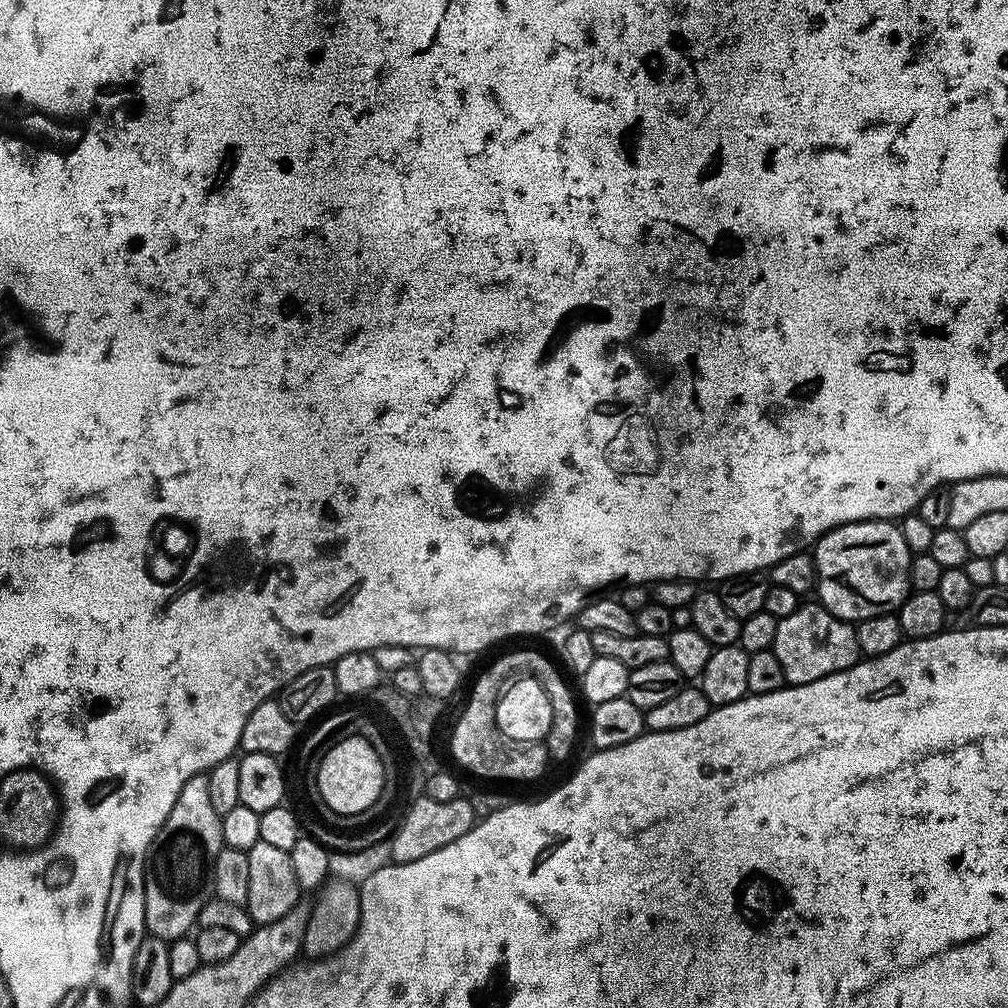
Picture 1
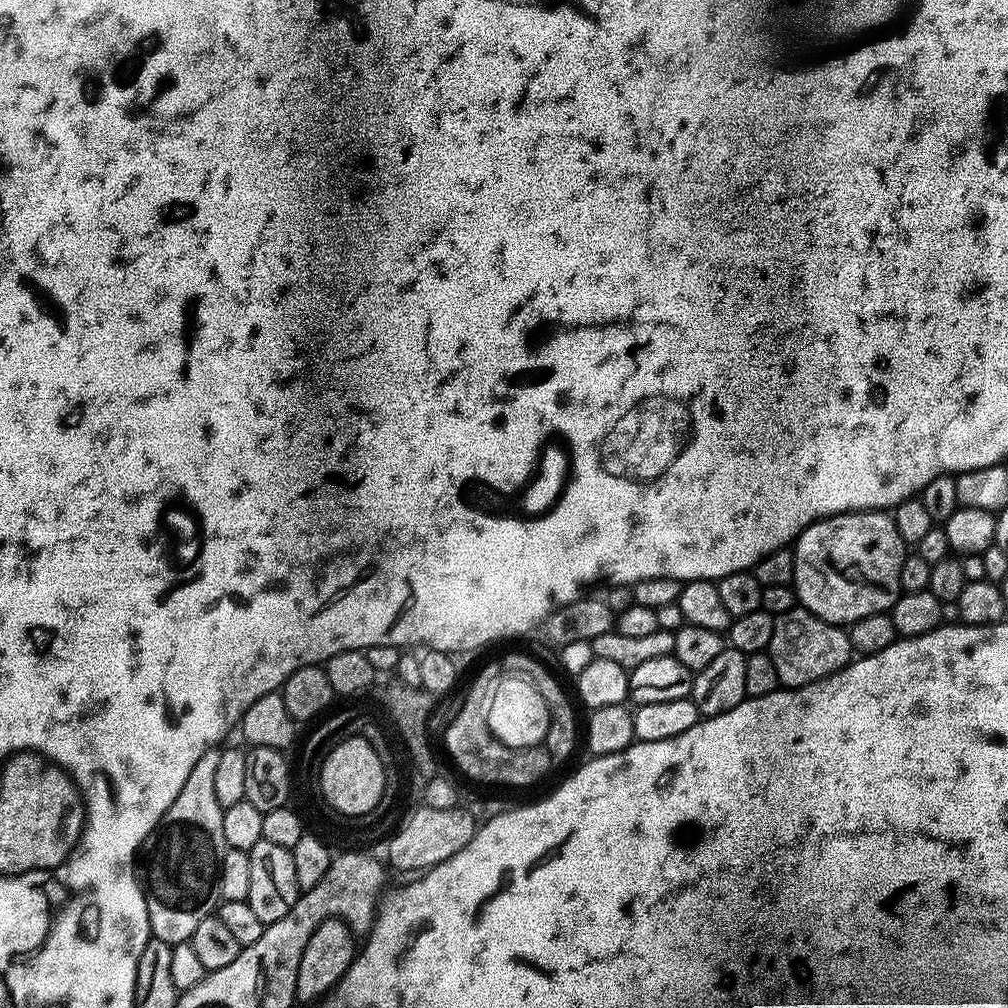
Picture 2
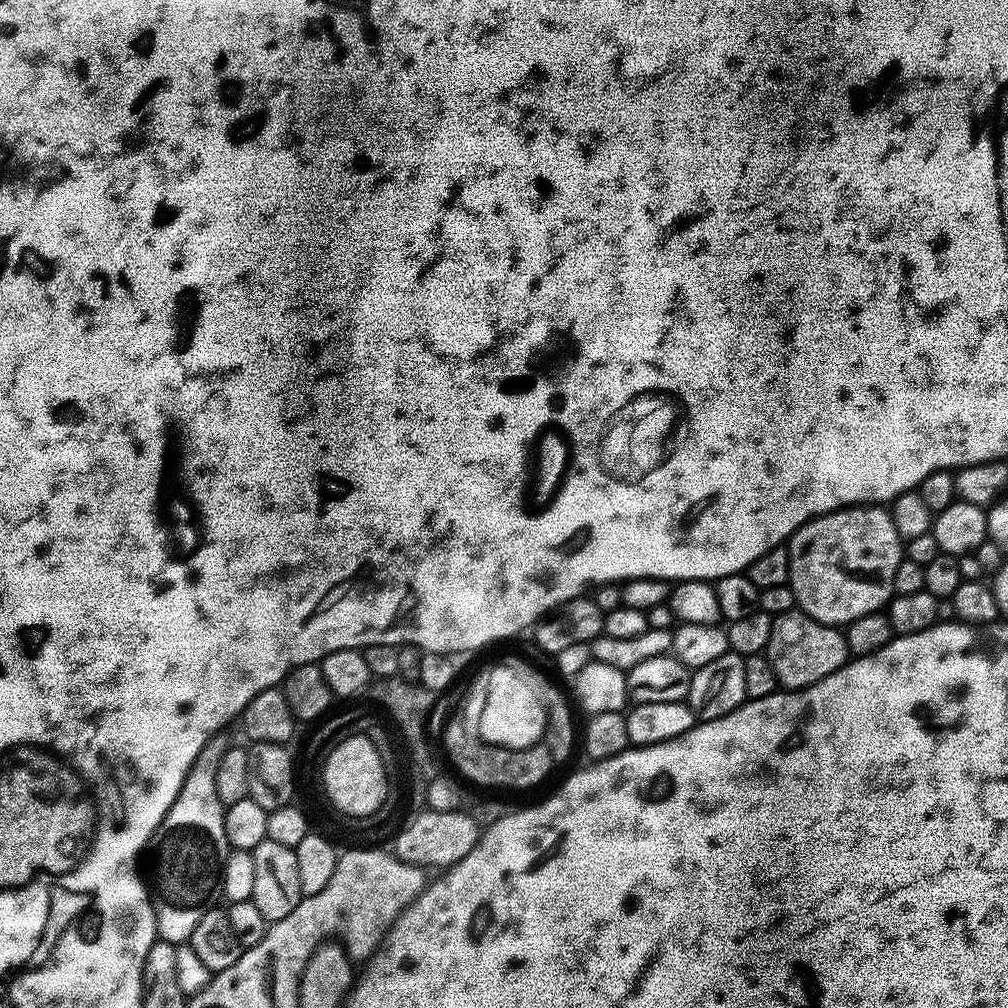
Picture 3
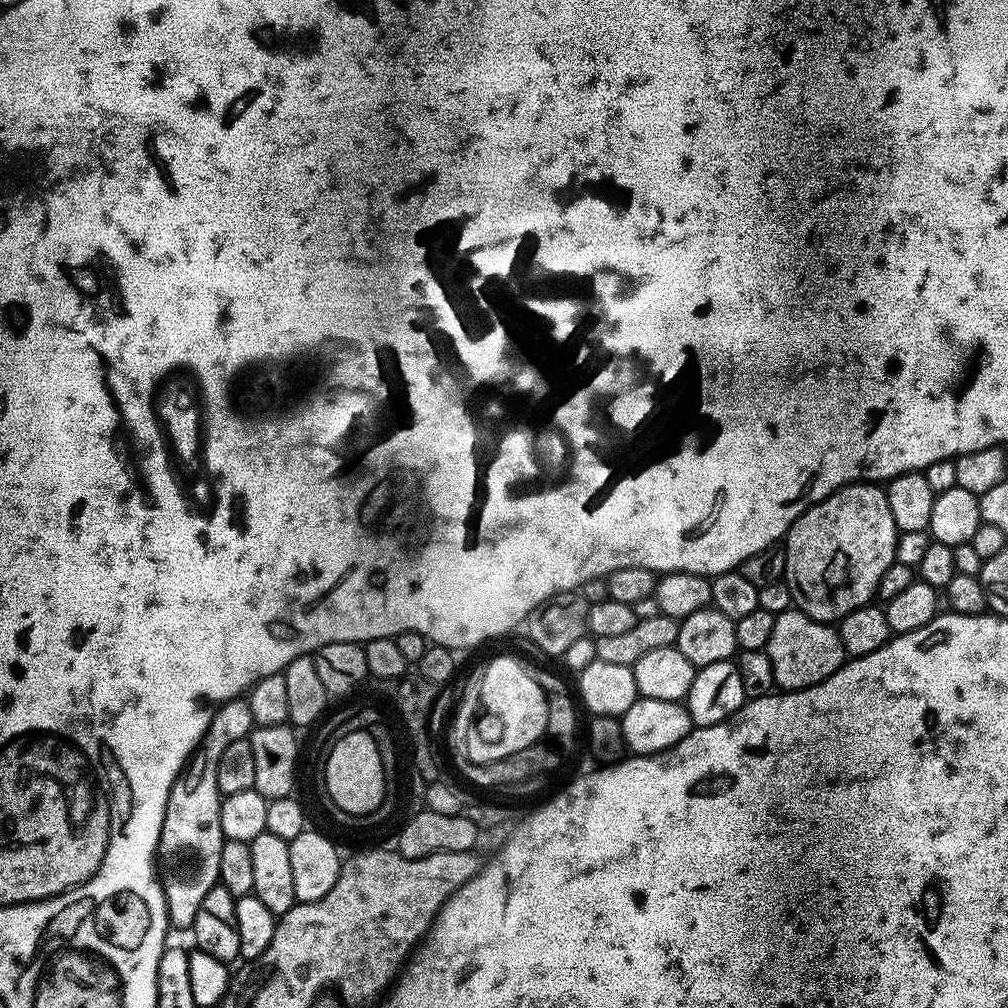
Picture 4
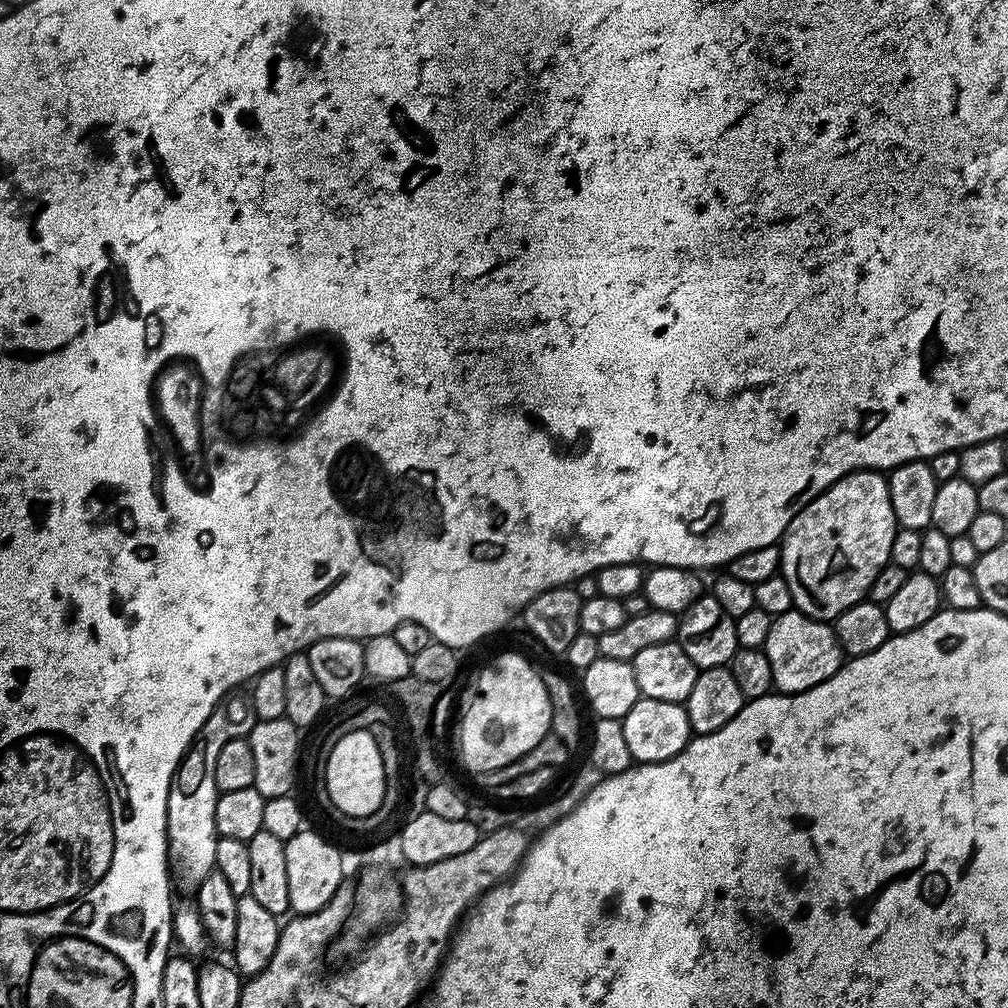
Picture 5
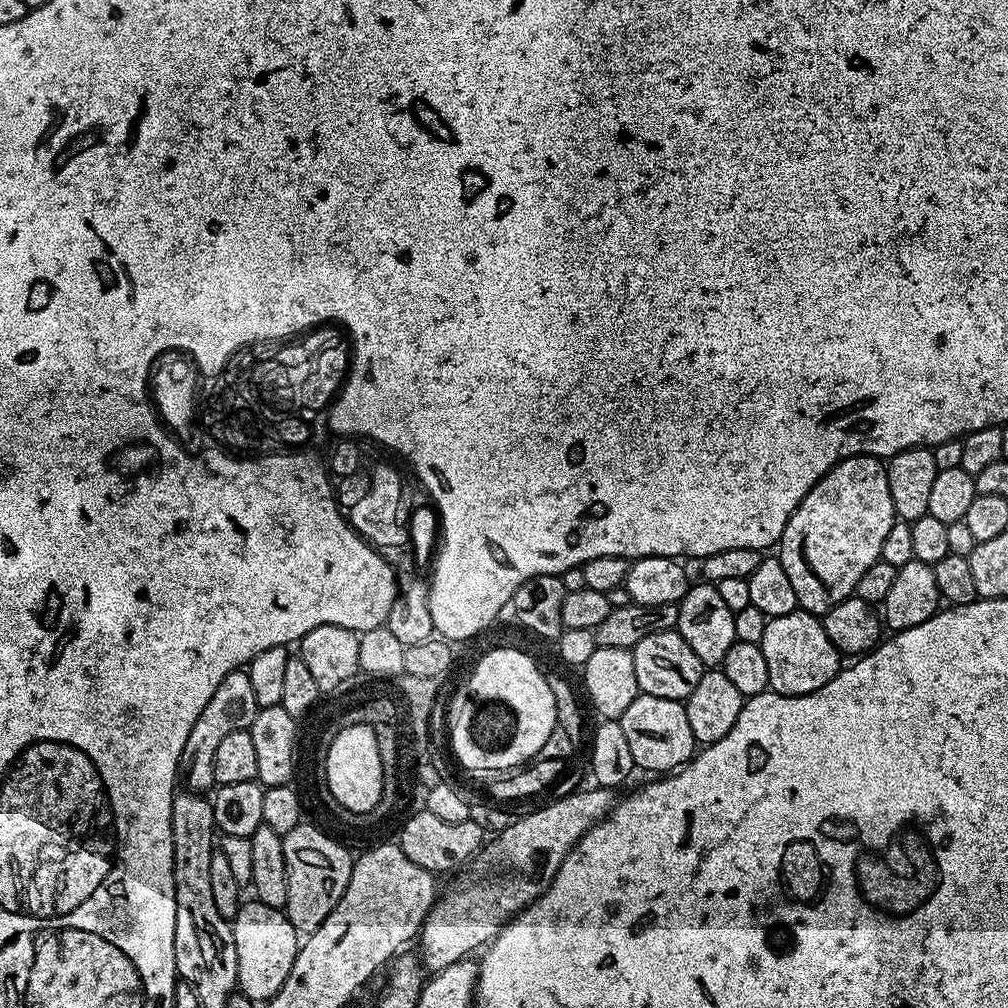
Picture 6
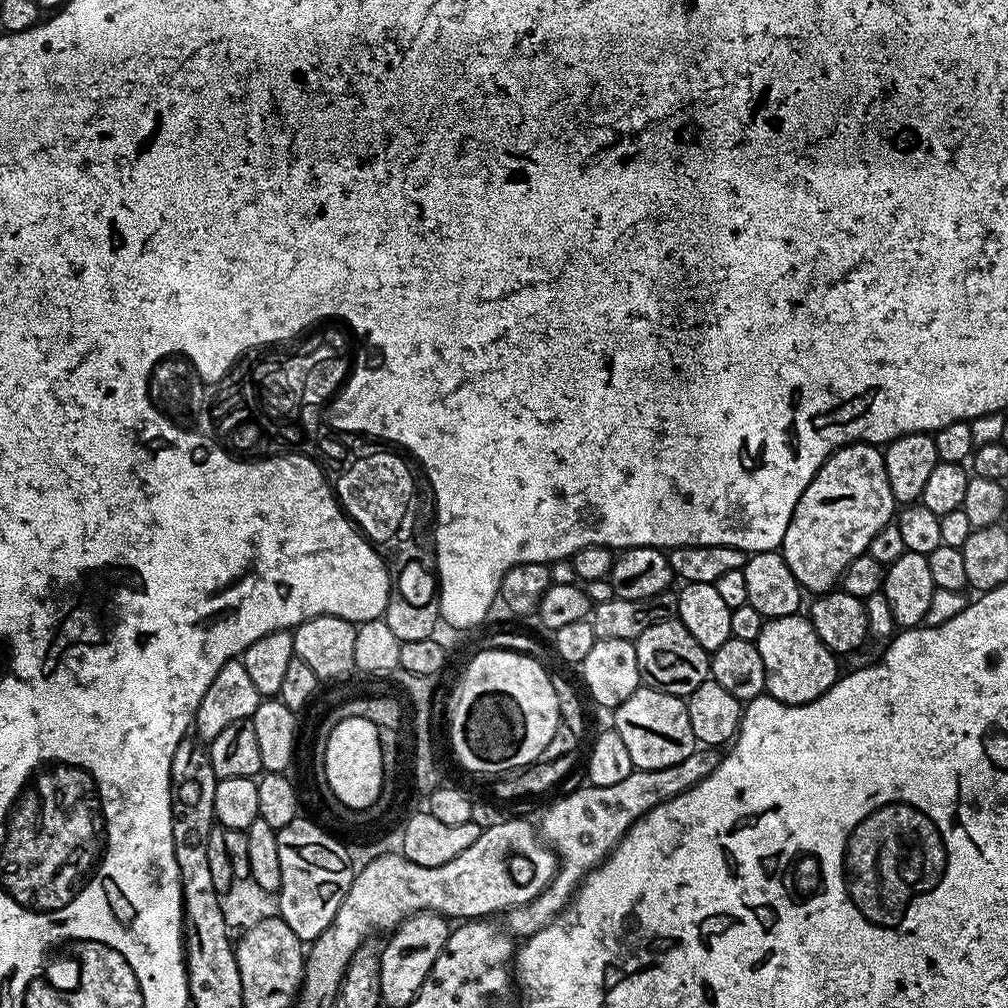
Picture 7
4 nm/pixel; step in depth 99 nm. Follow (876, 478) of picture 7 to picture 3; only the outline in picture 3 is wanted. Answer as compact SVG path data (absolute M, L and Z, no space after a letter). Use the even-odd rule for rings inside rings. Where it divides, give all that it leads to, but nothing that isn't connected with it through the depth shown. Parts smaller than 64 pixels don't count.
M854 504L828 512L825 516L815 516L796 529L786 547L790 558L788 583L796 595L799 611L813 616L818 622L833 626L846 626L854 618L862 618L862 614L881 611L891 601L894 573L906 552L898 530L894 530L891 511L874 504Z

